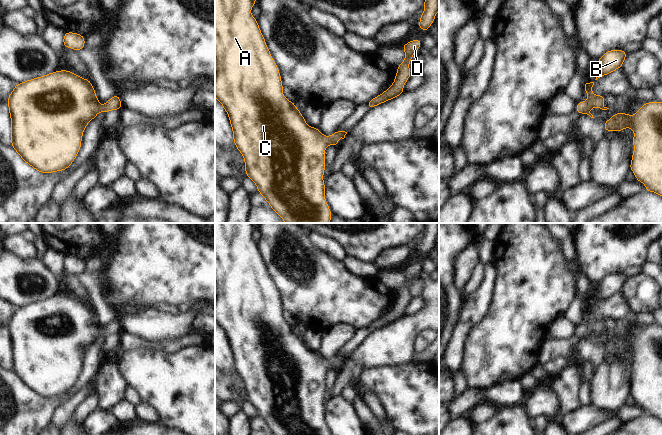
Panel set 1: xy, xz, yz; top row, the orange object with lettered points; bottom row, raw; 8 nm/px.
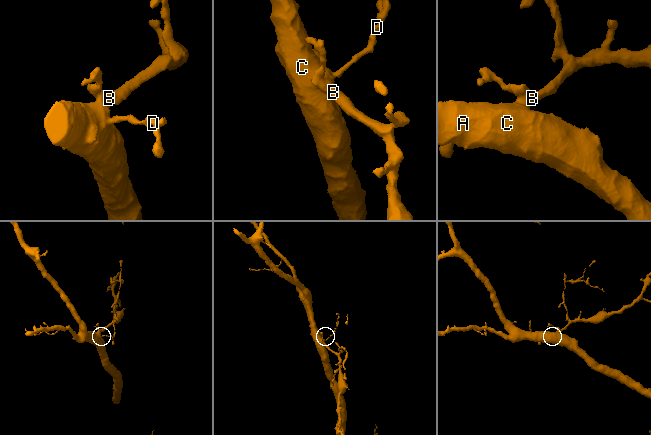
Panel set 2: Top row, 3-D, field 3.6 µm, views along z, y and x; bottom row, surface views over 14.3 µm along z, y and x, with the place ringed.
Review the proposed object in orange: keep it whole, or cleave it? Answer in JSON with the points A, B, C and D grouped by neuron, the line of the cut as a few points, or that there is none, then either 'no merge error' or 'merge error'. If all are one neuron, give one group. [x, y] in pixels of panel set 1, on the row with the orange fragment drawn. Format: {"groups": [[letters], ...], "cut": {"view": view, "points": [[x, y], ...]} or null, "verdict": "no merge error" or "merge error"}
{"groups": [["A", "B", "C", "D"]], "cut": null, "verdict": "no merge error"}

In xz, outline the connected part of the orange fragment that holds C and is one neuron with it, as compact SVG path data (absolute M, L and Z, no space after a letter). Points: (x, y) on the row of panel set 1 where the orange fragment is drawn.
M215 0L215 98L221 103L229 117L235 147L244 157L246 176L255 183L258 193L264 197L272 210L278 214L285 223L330 223L333 213L325 199L325 182L323 181L326 167L325 150L328 145L338 147L340 144L338 144L337 141L340 138L344 139L347 132L337 130L330 136L323 135L317 127L310 127L305 122L305 118L301 114L301 111L295 106L295 103L289 101L283 95L281 74L267 47L265 38L259 28L257 18L254 18L251 14L251 8L255 4L256 0Z

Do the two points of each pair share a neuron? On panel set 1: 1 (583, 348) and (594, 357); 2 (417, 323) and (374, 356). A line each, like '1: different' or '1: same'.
1: same
2: same

